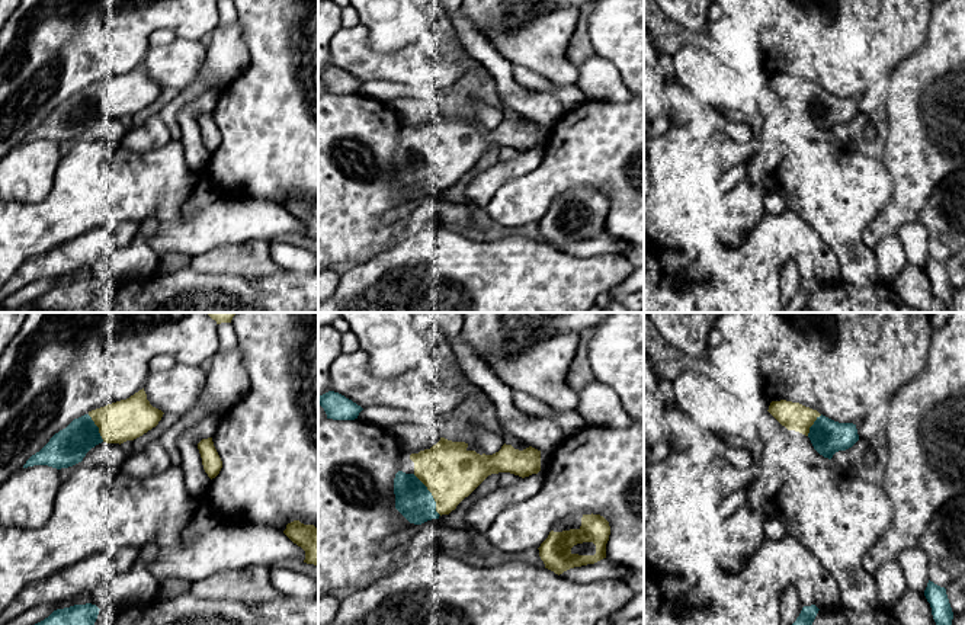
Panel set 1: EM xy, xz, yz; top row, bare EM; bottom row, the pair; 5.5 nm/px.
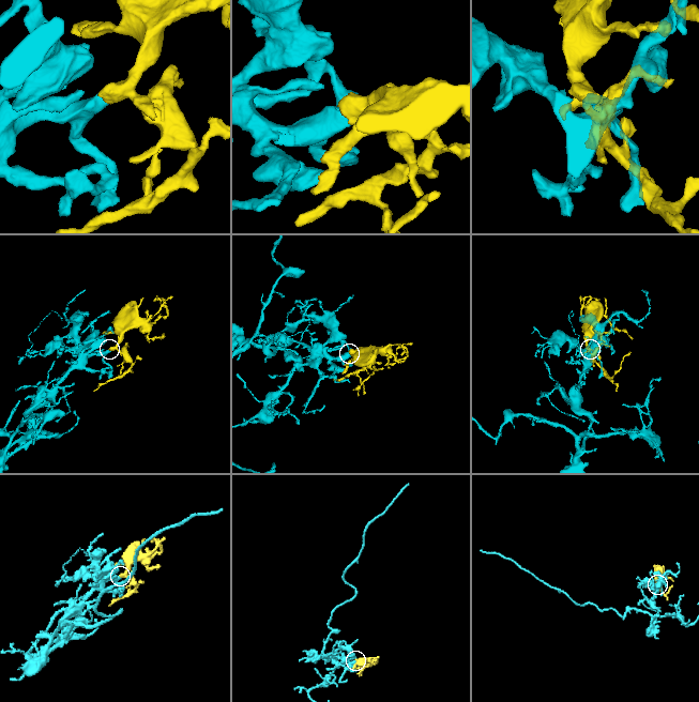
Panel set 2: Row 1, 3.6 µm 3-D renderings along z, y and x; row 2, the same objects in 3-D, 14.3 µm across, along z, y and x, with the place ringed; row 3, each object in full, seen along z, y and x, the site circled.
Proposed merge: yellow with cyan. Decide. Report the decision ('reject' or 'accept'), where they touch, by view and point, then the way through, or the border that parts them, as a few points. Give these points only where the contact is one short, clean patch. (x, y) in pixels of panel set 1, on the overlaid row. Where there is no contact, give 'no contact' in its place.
accept; contact xz (432, 494)

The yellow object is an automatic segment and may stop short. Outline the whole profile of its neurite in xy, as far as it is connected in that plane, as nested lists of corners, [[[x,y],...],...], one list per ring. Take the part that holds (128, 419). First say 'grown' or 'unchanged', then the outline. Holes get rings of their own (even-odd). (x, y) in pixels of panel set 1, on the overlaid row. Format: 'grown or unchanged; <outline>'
grown; [[[142,388],[126,400],[74,419],[65,429],[55,433],[39,452],[32,455],[23,468],[33,465],[48,465],[57,469],[73,467],[102,442],[121,445],[142,436],[158,424],[163,414],[161,410],[150,404]]]

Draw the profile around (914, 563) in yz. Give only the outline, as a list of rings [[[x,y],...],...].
[[[920,547],[900,552],[898,565],[910,590],[924,593],[929,583],[929,557]]]

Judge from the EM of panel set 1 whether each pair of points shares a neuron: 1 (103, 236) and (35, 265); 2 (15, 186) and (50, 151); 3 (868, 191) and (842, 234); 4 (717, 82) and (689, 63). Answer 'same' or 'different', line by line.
1: same
2: same
3: same
4: same

